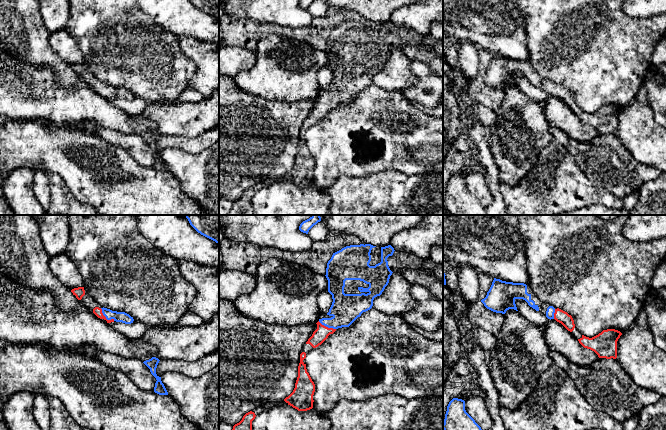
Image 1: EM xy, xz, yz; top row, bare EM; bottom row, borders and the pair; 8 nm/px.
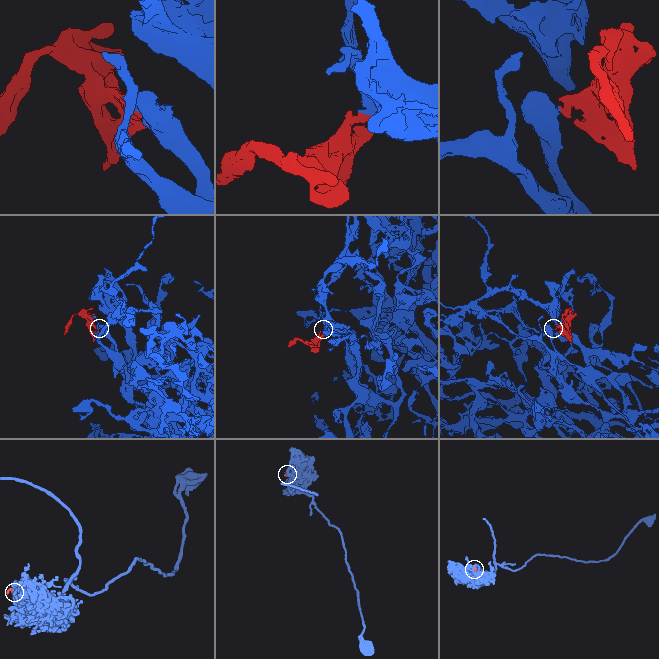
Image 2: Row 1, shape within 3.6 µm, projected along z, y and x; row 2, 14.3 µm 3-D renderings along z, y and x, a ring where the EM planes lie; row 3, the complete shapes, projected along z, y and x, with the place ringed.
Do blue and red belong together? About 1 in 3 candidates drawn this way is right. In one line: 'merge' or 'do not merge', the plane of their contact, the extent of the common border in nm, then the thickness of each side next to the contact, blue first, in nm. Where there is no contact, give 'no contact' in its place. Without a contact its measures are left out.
merge | xy | 160 nm | 90/70 nm

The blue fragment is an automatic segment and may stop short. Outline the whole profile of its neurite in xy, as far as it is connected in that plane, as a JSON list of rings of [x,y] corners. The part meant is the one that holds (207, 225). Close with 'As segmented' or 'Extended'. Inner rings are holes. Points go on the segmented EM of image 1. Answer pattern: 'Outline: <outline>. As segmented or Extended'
Outline: [[[219,215],[185,216],[198,233],[219,244]]]. As segmented

